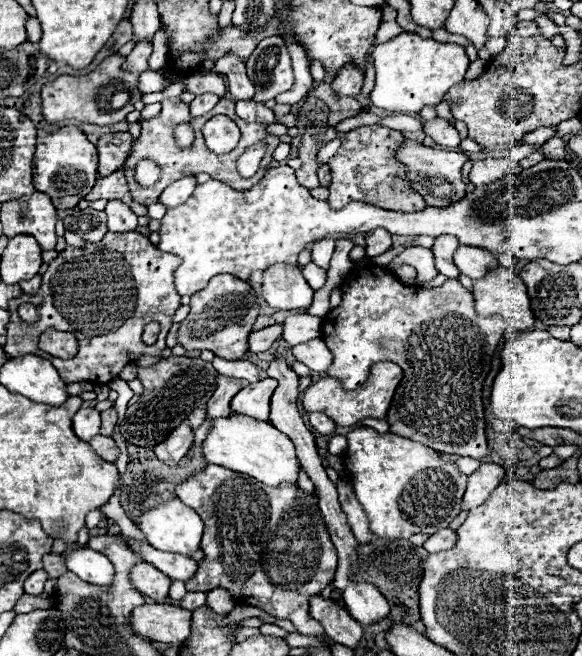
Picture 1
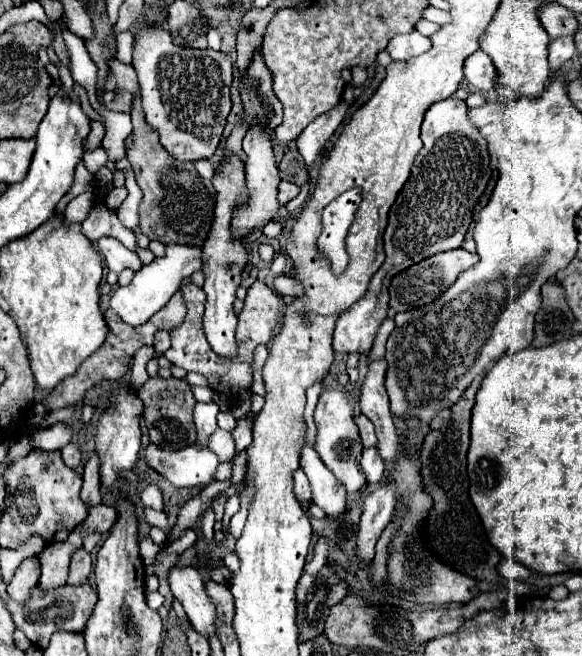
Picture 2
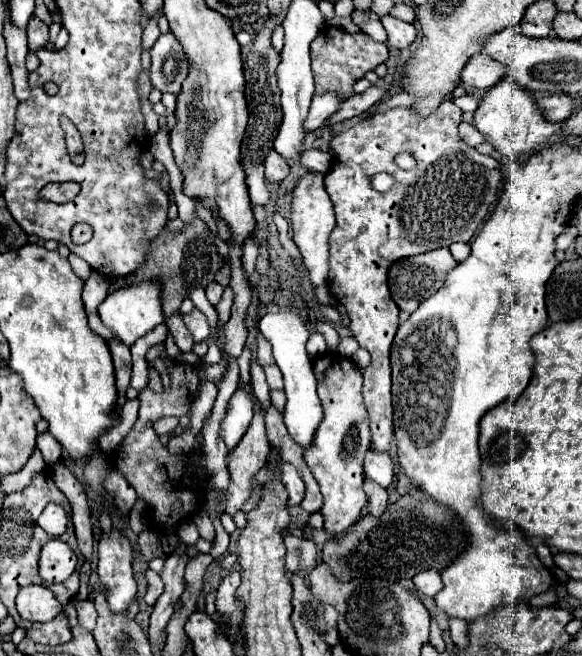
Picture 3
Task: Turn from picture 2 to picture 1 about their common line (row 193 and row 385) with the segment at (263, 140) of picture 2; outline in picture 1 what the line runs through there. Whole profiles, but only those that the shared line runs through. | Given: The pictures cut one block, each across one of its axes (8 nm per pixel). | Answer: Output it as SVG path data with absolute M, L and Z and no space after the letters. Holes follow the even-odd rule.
M264 378L242 388L236 398L232 398L232 410L238 414L252 416L256 420L268 420L270 398L276 390L276 380Z

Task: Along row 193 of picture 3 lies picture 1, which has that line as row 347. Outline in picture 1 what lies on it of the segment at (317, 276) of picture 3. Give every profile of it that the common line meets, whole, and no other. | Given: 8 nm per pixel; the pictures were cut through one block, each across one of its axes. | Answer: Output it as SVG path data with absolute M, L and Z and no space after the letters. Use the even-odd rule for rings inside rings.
M322 338L310 340L308 344L298 344L292 348L292 352L294 352L294 358L298 362L306 364L314 372L326 372L328 366L332 364L332 354L326 348Z

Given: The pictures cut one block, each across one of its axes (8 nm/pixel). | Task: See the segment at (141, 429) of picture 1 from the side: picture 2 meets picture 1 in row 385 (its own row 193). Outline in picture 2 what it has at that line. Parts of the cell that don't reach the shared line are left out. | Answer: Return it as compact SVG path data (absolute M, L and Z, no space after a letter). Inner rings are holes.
M134 98L130 114L132 114L132 124L134 124L134 132L132 132L134 144L128 148L128 160L136 172L136 182L144 194L142 202L140 202L140 230L142 230L142 234L146 234L150 240L158 240L162 244L172 242L172 244L188 244L188 246L202 248L208 238L212 218L214 218L216 194L214 194L212 184L198 176L192 162L180 162L172 156L168 156L168 152L164 152L164 146L158 142L158 134L144 120L144 110L140 106L140 98Z

